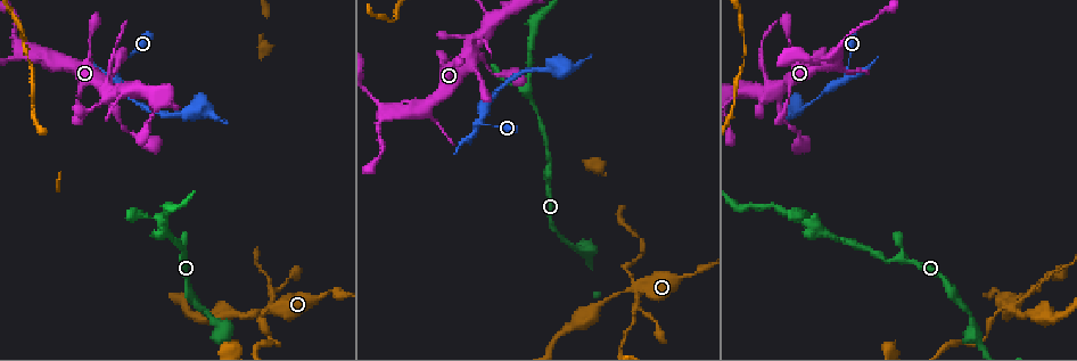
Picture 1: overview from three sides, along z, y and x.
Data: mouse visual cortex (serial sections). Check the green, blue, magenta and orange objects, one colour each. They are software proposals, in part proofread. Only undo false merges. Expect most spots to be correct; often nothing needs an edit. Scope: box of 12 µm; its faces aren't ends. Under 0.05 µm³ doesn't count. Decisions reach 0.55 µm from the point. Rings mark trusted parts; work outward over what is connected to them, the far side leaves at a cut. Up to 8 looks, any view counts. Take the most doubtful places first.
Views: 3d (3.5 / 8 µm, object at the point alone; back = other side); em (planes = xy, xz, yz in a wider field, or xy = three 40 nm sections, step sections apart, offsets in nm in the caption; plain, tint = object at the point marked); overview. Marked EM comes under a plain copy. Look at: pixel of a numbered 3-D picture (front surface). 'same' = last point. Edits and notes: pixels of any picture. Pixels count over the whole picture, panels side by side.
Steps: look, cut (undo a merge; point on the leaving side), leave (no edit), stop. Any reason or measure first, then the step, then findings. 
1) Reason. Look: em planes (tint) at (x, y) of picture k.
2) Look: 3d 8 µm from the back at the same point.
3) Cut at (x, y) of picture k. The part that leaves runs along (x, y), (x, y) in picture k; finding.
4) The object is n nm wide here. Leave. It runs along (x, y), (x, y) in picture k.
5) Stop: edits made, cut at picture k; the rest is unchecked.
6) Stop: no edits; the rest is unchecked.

Narrows sharply. Look: 3d 3.5 µm at (164, 222) of picture 1.

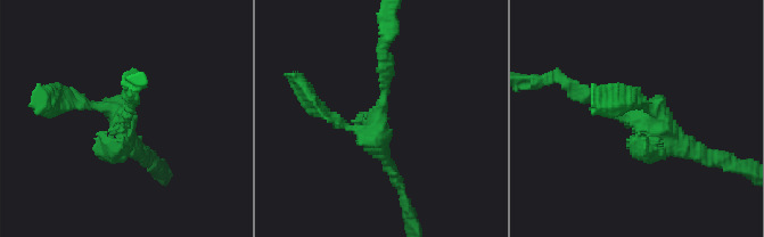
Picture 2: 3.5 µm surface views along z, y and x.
Need the tissue. Look: em planes (tint) at (653, 117) of picture 2.

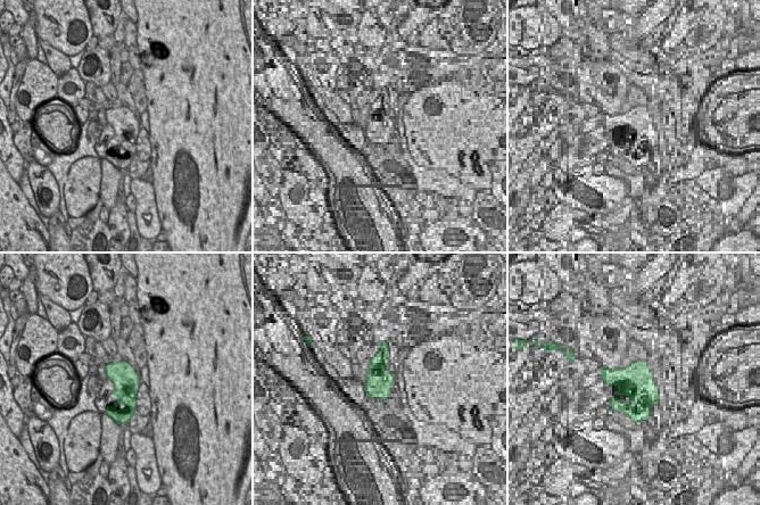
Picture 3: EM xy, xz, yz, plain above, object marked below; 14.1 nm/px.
Look: em xy step 1 (tint) at the same point.

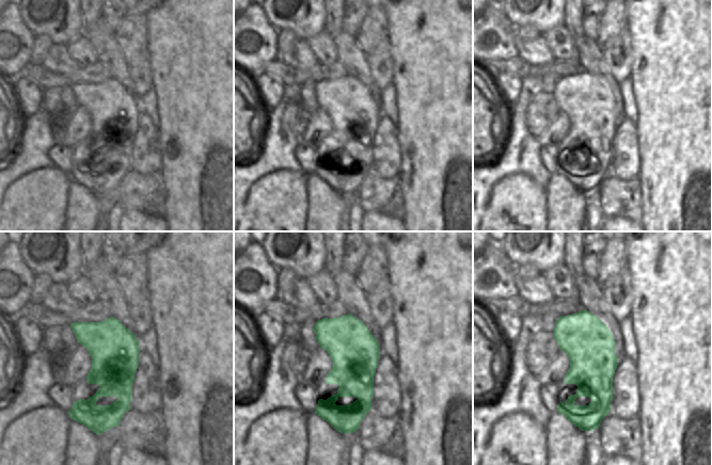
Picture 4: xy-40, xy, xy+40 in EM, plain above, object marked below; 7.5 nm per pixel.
Leave. It runs along (706, 158), (654, 116), (583, 95) in picture 2; all the same cell.

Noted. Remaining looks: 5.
Sharp bend. Look: 3d 3.5 µm at (480, 123) of picture 1.

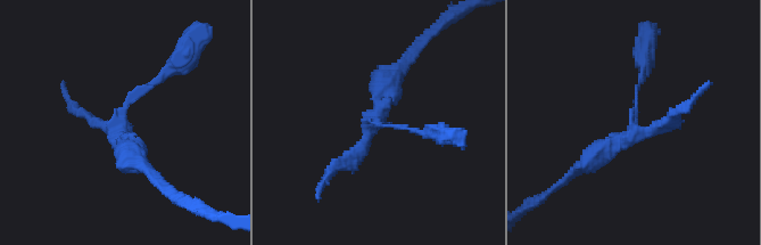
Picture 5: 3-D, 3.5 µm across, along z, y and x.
Look: em xy step 1 (tint) at (380, 125) of picture 5.

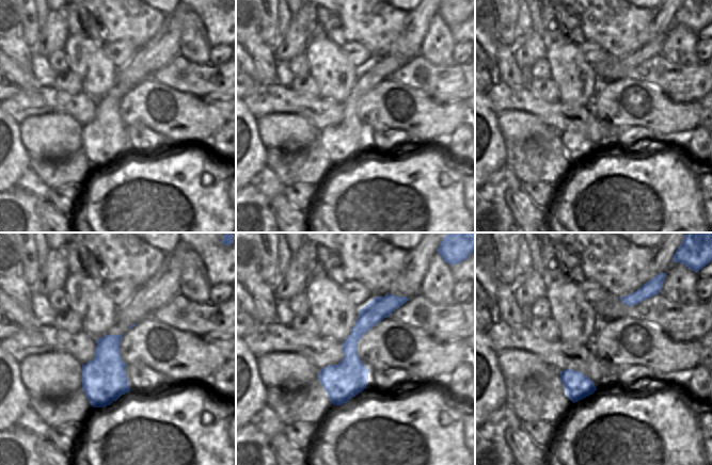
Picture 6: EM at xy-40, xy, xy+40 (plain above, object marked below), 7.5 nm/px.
Another direction. Look: em xy step 2 (tint) at the same point.

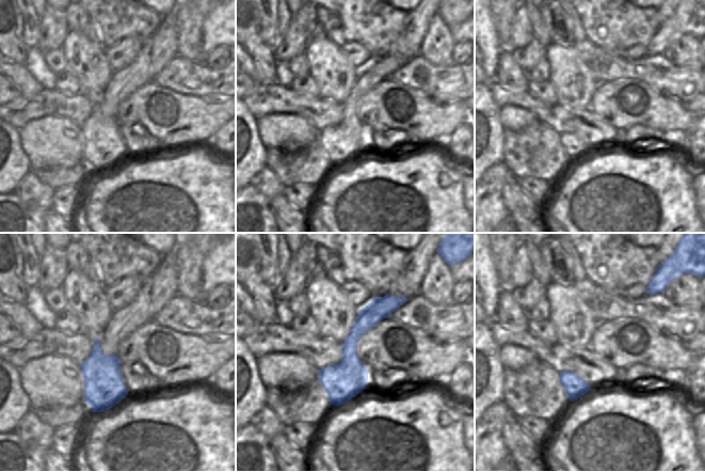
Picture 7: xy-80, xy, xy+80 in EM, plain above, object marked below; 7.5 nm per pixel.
Leave. It runs along (402, 300), (356, 332), (335, 403) in picture 7; all the same cell.

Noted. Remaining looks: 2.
Abrupt turn. Look: 3d 8 µm at (553, 67) of picture 1.

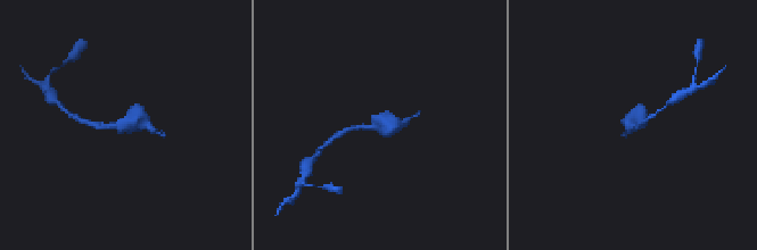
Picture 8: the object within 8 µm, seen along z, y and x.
Look: em xy step 5 (tint) at (127, 125) of picture 8.

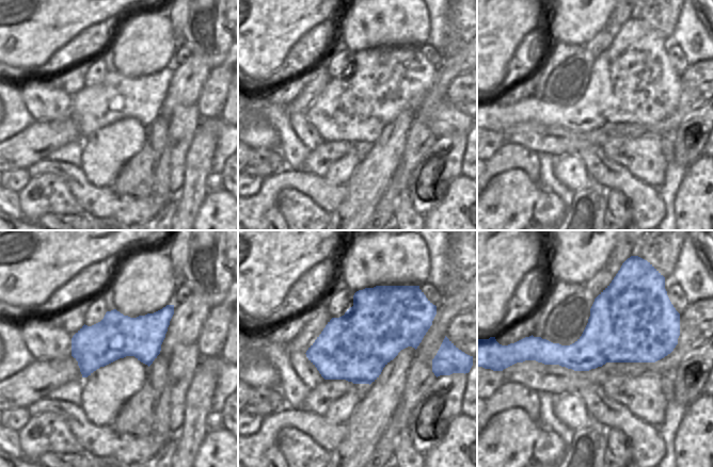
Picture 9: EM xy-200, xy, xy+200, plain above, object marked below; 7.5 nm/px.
Leave. It runs along (95, 125), (126, 126), (137, 103) in picture 8; all the same cell.

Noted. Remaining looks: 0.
Stop: no edits; the rest is unchecked.

